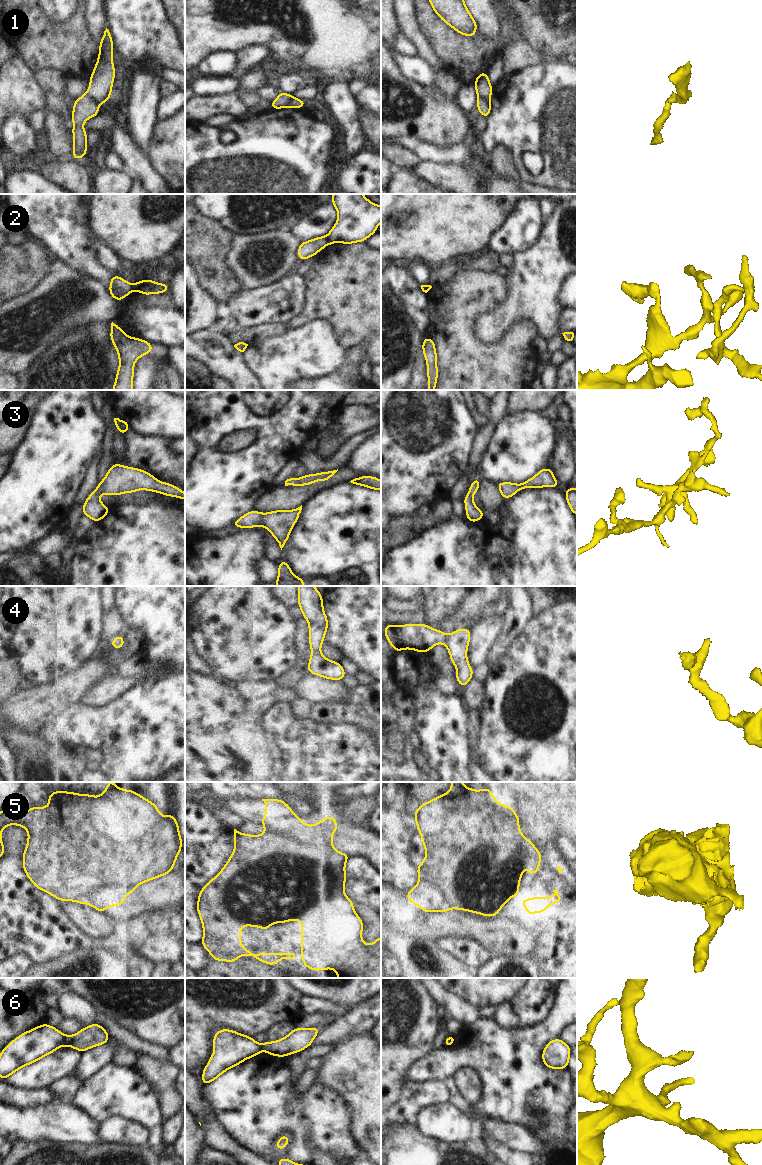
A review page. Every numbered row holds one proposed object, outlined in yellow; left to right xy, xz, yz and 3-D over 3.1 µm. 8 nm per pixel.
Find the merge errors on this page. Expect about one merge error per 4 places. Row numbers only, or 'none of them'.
1, 2, 5, 6

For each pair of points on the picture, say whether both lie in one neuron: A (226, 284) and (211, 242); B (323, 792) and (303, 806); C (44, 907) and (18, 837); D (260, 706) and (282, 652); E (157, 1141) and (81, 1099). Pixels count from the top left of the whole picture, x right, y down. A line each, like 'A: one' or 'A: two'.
A: one
B: two
C: one
D: two
E: one

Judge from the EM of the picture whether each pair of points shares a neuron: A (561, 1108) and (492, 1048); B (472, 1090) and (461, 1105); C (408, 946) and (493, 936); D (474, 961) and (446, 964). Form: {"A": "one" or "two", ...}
{"A": "one", "B": "two", "C": "two", "D": "two"}

